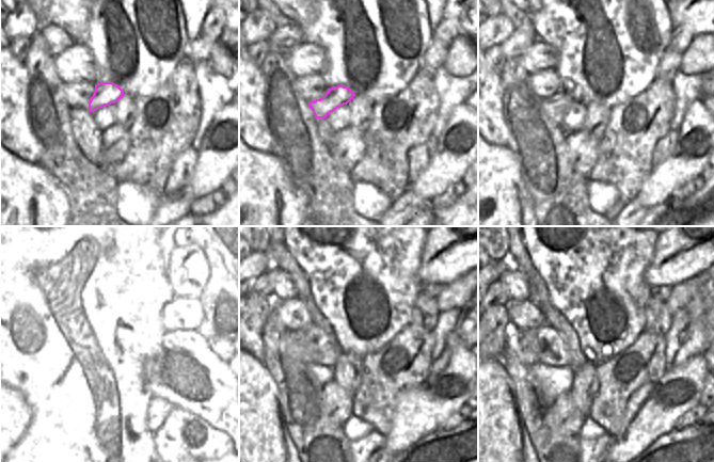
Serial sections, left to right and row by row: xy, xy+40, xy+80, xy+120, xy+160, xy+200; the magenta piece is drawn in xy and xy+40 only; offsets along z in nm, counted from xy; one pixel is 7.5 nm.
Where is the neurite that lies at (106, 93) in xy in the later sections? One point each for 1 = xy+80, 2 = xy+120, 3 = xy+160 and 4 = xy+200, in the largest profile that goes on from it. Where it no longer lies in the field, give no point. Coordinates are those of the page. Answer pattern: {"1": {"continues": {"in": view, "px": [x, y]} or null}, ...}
{"1": {"continues": {"in": "xy+80", "px": [555, 107]}}, "2": {"continues": {"in": "xy+120", "px": [67, 346]}}, "3": {"continues": {"in": "xy+160", "px": [291, 344]}}, "4": {"continues": {"in": "xy+200", "px": [525, 354]}}}

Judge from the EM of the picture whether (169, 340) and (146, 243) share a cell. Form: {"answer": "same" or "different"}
{"answer": "different"}

